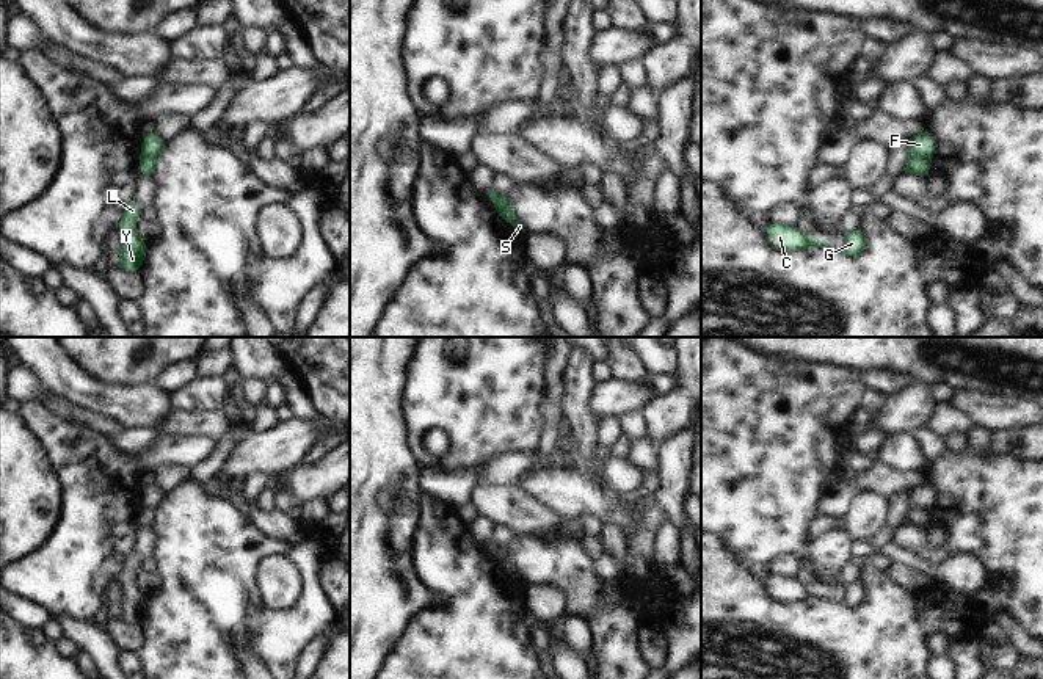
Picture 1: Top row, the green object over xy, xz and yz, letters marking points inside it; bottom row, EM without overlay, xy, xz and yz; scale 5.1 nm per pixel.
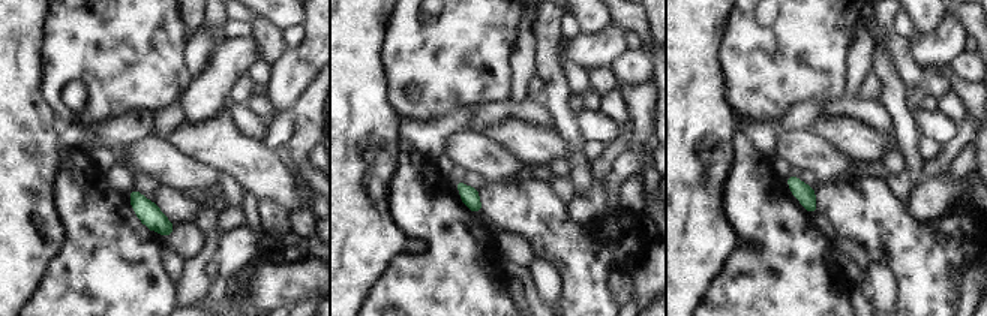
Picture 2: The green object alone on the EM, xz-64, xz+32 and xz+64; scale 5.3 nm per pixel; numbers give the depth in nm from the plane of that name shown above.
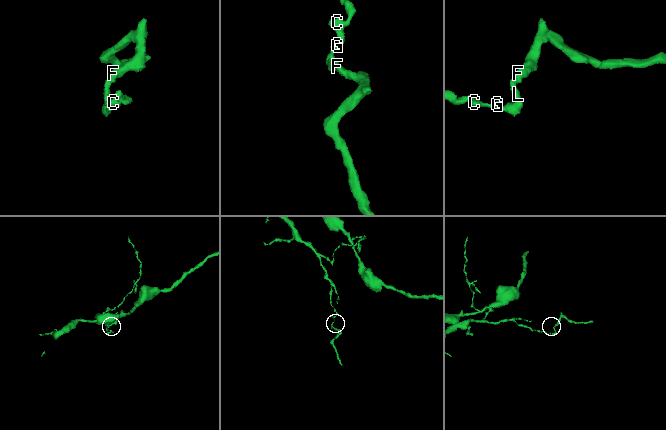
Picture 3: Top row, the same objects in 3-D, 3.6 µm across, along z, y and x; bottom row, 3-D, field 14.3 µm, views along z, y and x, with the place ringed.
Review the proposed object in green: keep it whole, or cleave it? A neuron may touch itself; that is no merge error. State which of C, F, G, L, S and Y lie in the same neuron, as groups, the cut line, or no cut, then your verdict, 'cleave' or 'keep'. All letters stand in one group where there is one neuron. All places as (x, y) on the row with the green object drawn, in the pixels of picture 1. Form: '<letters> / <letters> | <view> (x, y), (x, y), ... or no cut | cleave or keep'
C G L Y / F S | yz (927, 159), (912, 160) | cleave

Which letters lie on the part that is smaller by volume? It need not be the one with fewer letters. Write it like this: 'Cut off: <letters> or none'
Cut off: F, S

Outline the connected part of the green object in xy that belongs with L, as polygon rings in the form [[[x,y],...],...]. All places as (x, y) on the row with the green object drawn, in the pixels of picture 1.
[[[132,199],[127,202],[122,223],[119,224],[121,241],[122,241],[119,249],[119,254],[122,257],[121,270],[127,273],[141,270],[144,252],[147,249],[147,243],[143,241],[135,232],[135,224],[138,218],[140,218],[140,210],[136,201]]]

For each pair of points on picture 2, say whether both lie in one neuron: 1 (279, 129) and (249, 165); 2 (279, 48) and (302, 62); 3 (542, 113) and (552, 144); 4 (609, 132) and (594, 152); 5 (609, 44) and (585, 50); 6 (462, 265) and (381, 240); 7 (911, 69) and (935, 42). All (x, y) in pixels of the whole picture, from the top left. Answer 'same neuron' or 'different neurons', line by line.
1: different neurons
2: different neurons
3: different neurons
4: different neurons
5: same neuron
6: different neurons
7: different neurons

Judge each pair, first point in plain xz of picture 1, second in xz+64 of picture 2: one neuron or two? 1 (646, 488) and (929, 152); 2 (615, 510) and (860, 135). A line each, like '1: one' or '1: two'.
1: one
2: one

